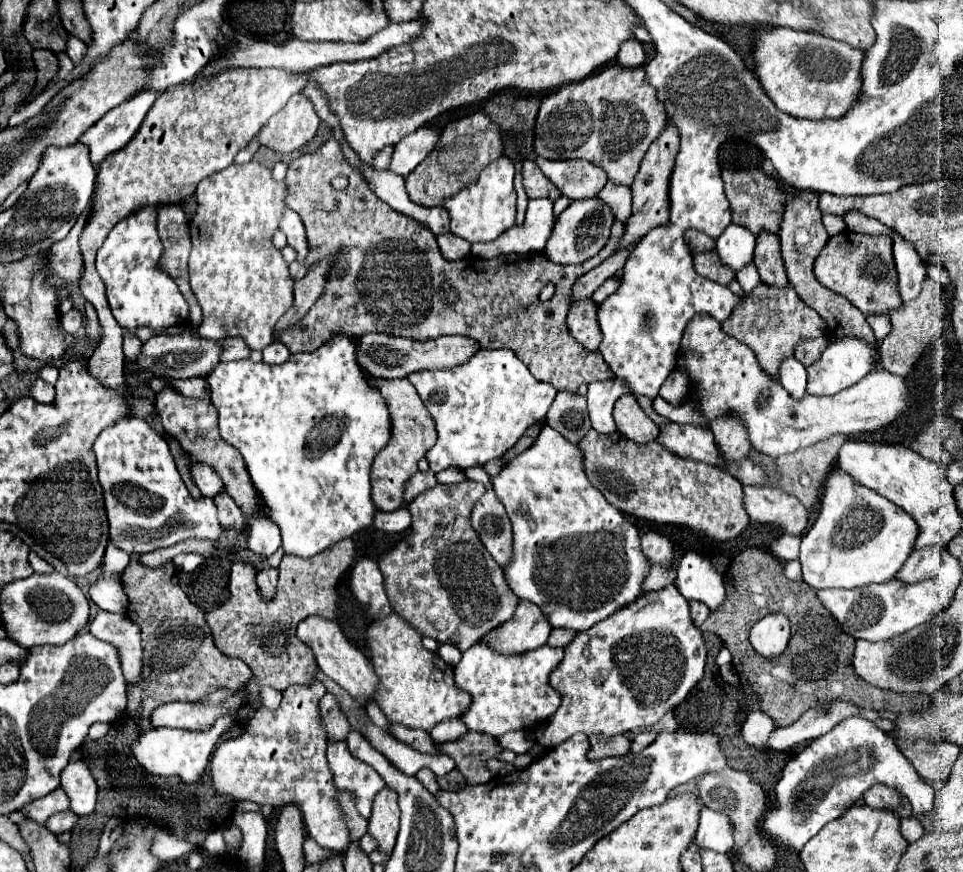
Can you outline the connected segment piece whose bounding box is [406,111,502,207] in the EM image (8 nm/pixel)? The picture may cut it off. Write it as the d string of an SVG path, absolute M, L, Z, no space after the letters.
M484 111L448 123L436 145L438 147L406 177L406 191L410 201L424 207L438 205L442 197L452 197L458 189L464 189L470 181L476 181L478 173L502 155L498 125L494 125Z

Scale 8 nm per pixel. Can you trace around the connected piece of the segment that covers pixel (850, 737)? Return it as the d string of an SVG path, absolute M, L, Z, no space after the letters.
M850 717L846 719L846 729L832 729L810 741L786 763L774 789L776 801L762 819L762 831L776 845L798 853L826 823L838 819L874 783L884 783L904 793L912 803L914 817L922 817L934 807L932 785L914 773L914 767L906 761L894 739L872 721Z

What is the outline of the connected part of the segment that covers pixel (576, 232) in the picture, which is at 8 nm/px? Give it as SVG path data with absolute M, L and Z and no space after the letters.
M596 197L586 199L586 201L570 201L570 205L562 211L558 221L554 223L552 235L544 247L546 259L550 259L556 265L584 263L586 259L594 257L606 245L612 223L614 223L614 215Z

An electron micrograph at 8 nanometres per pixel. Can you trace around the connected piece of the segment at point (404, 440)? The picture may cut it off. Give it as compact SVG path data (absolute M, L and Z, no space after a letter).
M370 377L370 385L380 389L384 401L388 403L390 419L392 419L392 435L388 445L376 455L370 471L370 483L372 483L372 503L378 511L396 511L402 507L402 489L418 471L418 461L426 455L426 451L434 445L436 433L434 433L434 421L430 421L426 407L422 405L422 399L418 397L414 385L408 379L382 379L382 377Z

